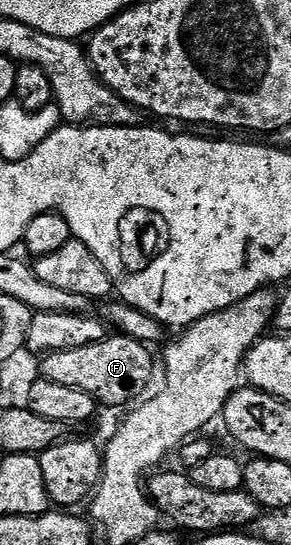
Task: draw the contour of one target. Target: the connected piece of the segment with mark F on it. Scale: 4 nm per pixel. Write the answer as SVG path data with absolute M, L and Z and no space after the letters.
M108 335L101 343L89 343L85 347L73 347L46 354L40 360L43 361L39 365L43 372L40 374L53 383L62 383L64 387L77 387L85 391L95 398L100 406L130 406L148 392L146 389L151 381L151 353L147 349L150 348L144 342L136 341L134 337Z

